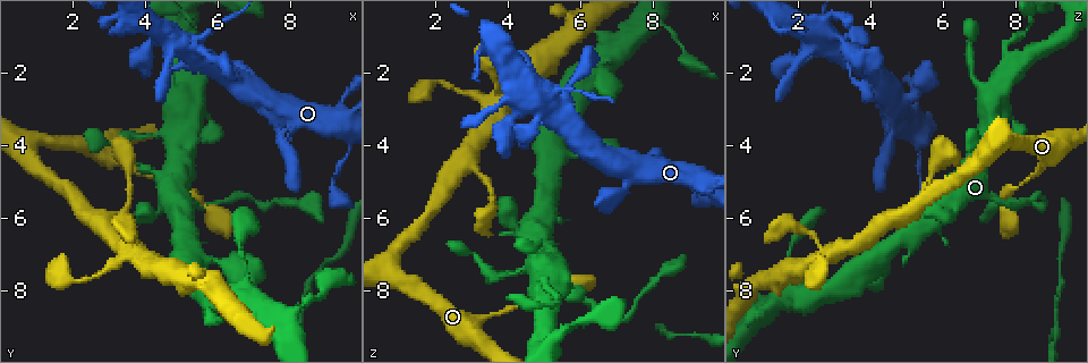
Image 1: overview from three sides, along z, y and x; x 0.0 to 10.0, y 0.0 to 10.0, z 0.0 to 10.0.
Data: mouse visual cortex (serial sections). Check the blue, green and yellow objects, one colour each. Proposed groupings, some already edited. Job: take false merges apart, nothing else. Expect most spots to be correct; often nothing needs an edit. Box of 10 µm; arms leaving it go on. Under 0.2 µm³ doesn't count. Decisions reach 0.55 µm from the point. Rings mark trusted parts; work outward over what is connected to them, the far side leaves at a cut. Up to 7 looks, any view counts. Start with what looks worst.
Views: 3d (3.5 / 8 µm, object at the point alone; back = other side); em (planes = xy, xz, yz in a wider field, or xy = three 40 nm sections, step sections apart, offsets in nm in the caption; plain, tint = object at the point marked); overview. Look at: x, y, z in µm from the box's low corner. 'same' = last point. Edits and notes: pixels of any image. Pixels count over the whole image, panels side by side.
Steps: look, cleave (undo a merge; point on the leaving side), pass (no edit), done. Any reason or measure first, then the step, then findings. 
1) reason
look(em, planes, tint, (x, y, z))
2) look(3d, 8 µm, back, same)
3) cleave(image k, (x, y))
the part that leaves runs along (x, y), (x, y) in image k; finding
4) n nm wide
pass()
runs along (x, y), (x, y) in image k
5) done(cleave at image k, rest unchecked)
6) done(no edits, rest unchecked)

sudden change in width
look(3d, 8 µm, (3.40, 4.55, 8.85))

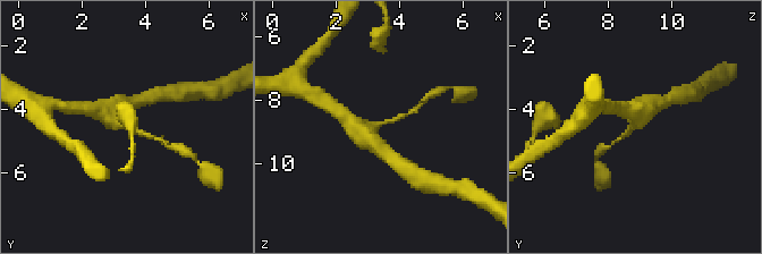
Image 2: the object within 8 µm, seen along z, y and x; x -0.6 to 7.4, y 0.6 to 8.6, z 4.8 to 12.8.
arms of 150, 600 nm
look(em, planes, tint, same)

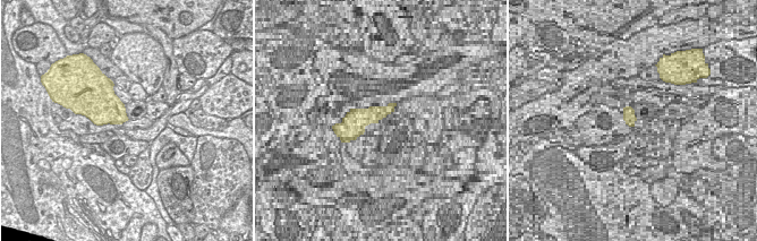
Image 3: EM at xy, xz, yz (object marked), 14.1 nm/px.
pass()
runs along (98, 111), (155, 138) in image 2; continuous, no second cell

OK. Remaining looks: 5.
look(3d, 8 µm, (4.90, 1.65, 7.85))

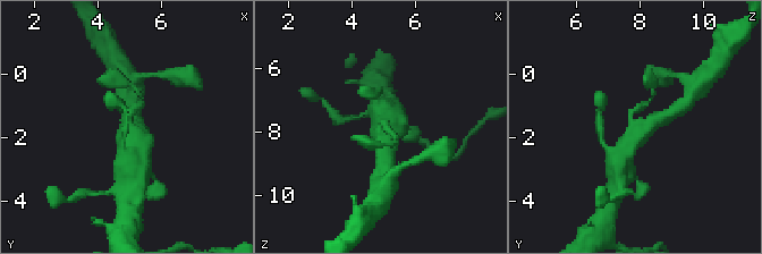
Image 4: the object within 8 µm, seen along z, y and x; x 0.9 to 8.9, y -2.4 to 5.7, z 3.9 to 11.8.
look(em, xy, step 3, tint, same)

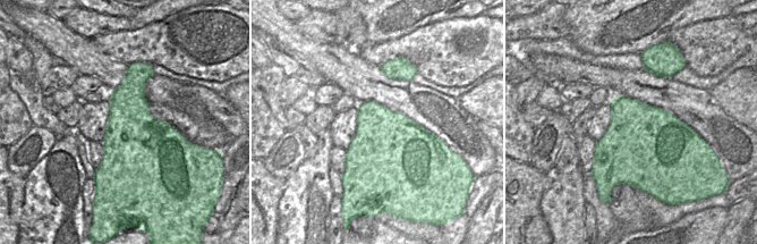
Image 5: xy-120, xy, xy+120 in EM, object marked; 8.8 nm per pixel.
700 nm wide
pass()
runs along (620, 162), (640, 133), (666, 118) in image 4; all the same cell

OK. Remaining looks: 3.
looks like a crossing
look(3d, 3.5 µm, (4.75, 1.05, 2.70))

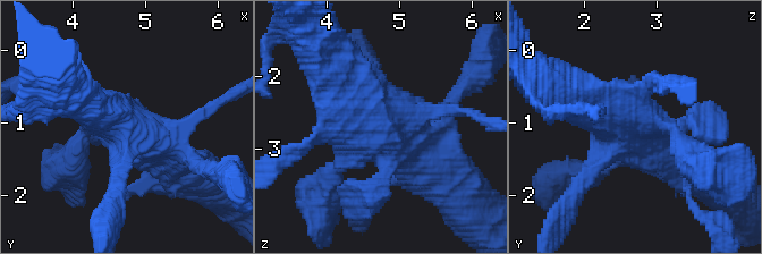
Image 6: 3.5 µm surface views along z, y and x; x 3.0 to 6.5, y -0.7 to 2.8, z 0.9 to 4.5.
now the EM
look(em, planes, tint, (4.75, 1.10, 2.70))

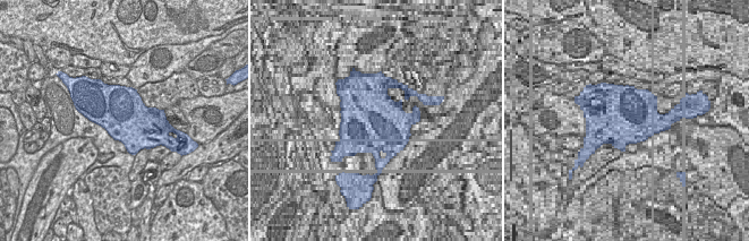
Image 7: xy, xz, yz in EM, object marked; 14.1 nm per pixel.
pass()
runs along (449, 185), (372, 118), (347, 89) in image 6; all the same cell

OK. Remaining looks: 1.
done(no edits, rest unchecked)

